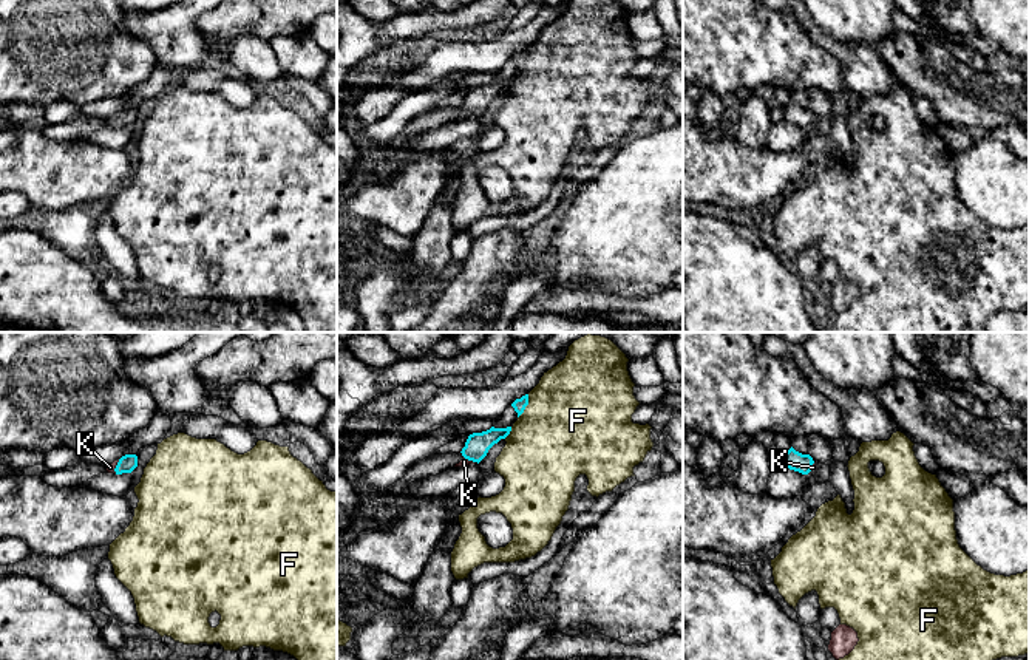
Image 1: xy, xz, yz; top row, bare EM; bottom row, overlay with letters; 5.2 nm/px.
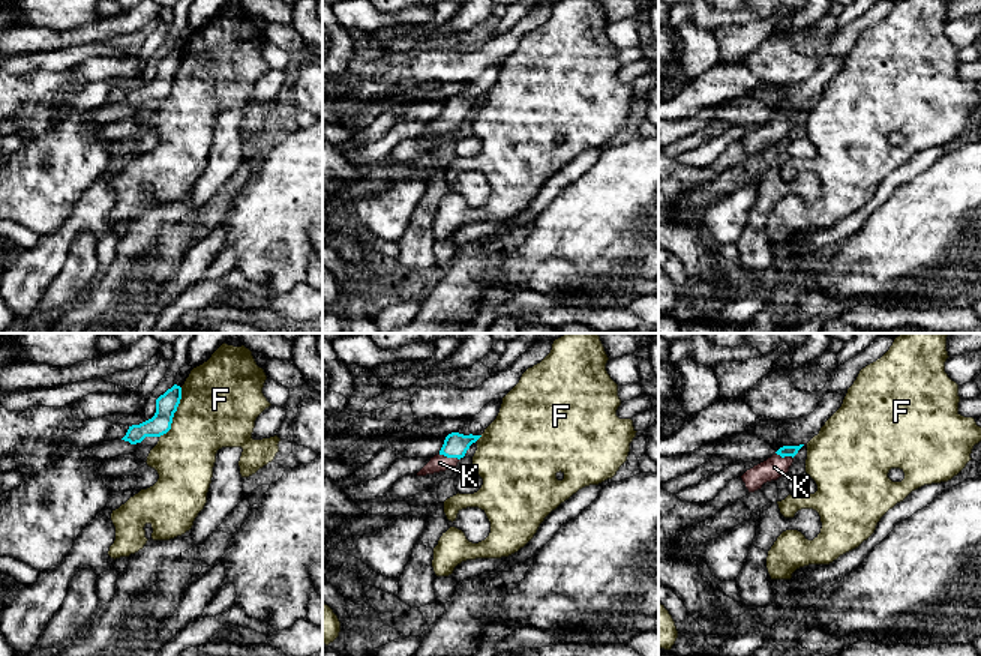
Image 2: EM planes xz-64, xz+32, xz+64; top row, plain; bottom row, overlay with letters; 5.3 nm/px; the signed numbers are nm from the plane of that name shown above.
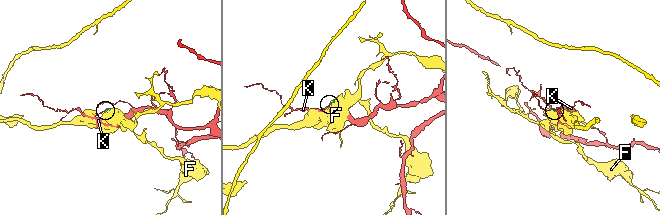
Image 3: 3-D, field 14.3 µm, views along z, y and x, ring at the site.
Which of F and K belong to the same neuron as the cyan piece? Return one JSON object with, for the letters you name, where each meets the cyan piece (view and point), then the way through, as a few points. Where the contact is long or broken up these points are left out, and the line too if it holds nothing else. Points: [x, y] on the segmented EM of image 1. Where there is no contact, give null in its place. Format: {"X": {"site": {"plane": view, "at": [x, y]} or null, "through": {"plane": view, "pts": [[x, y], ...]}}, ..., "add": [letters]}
{"K": {"site": {"plane": "xy", "at": [116, 466]}, "through": {"plane": "xy", "pts": [[129, 462], [116, 466], [110, 467]]}}, "add": ["K"]}

